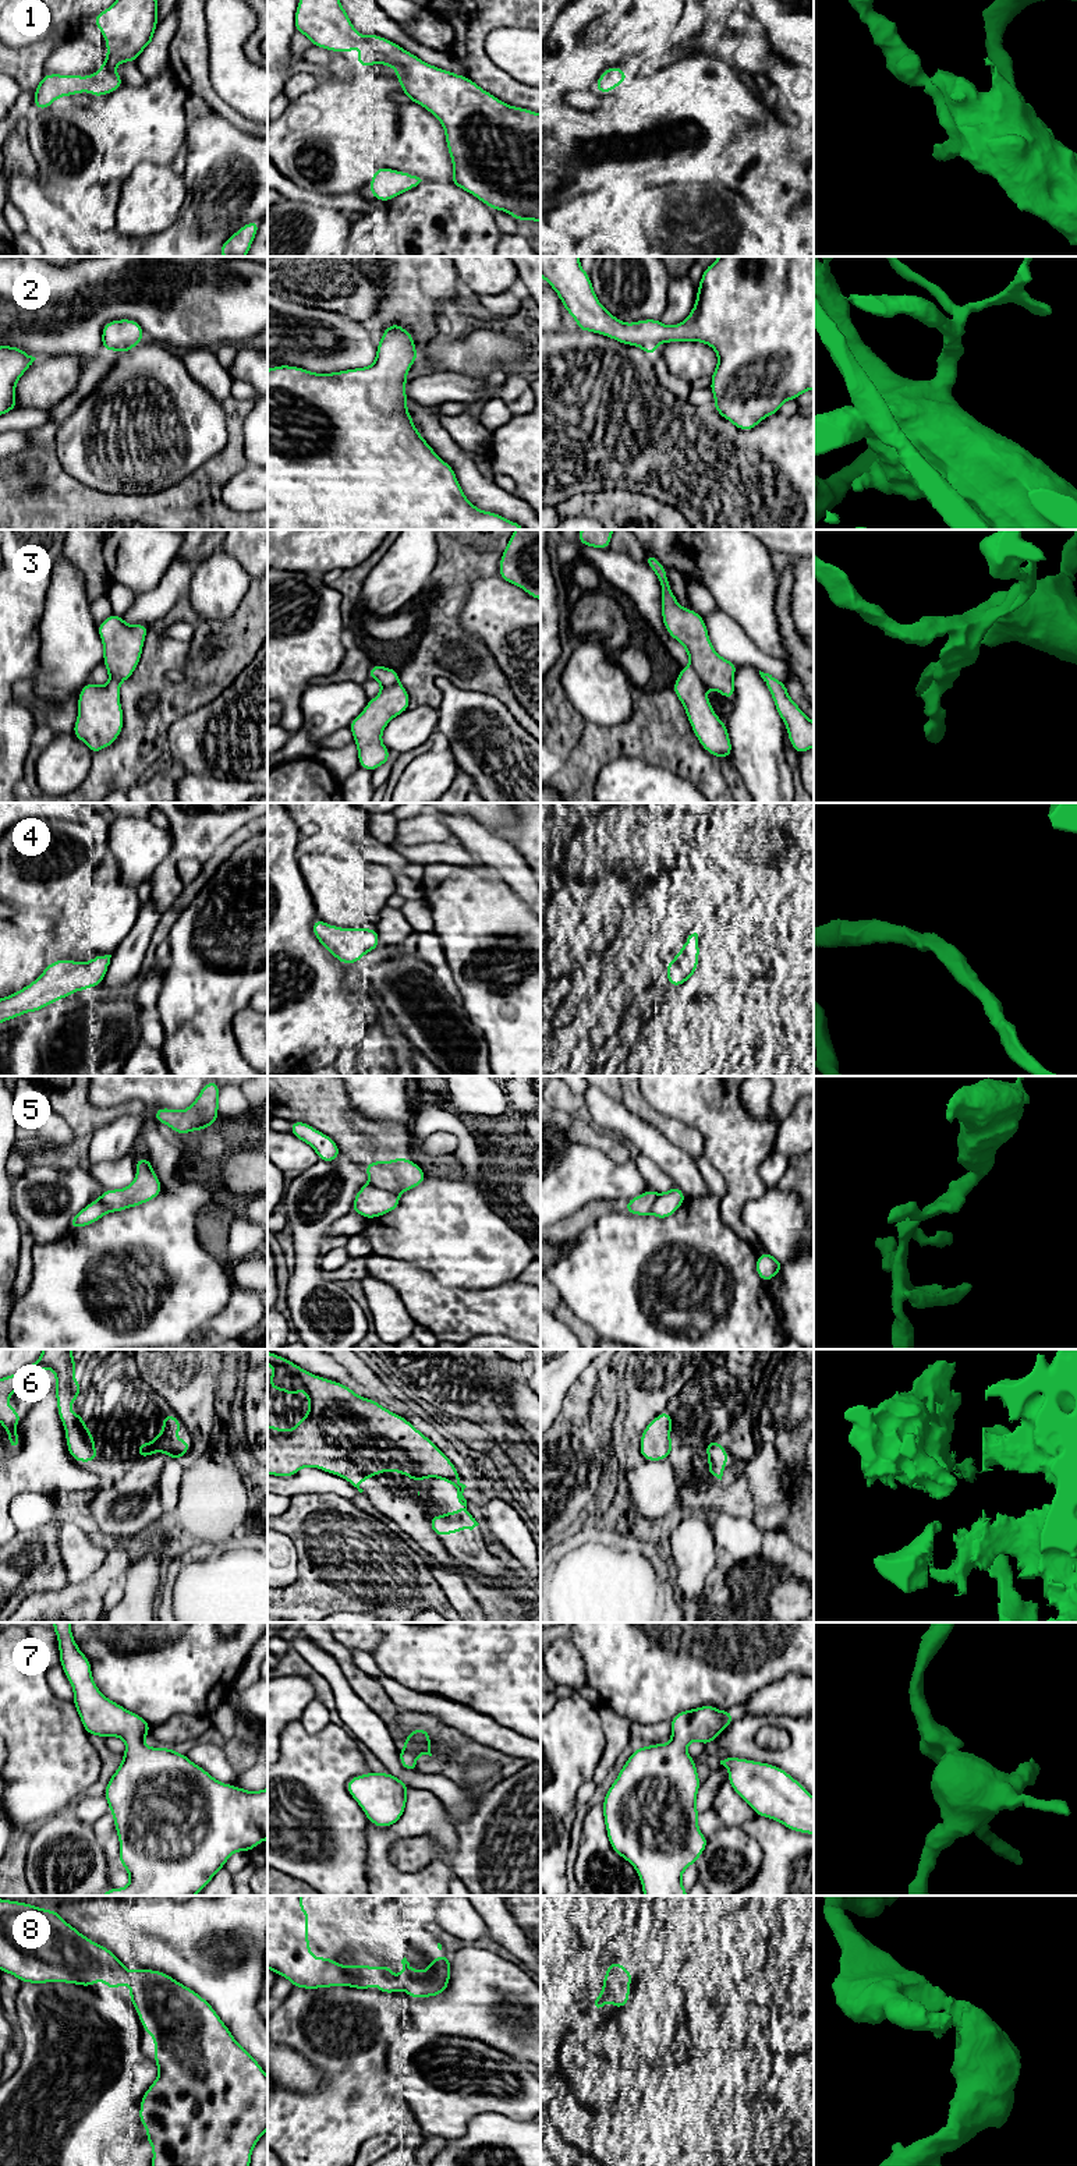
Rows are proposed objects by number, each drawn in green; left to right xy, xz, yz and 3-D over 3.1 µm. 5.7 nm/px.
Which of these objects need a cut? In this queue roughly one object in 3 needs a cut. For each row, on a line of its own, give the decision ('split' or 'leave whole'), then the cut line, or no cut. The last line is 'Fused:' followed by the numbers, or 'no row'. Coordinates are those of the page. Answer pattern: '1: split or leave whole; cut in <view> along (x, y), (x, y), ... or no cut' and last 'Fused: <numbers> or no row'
1: leave whole; no cut
2: leave whole; no cut
3: leave whole; no cut
4: leave whole; no cut
5: split; cut in xz along (369, 1182), (397, 1196)
6: split; cut in xz along (438, 1478), (450, 1478), (459, 1482)
7: leave whole; no cut
8: leave whole; no cut
Fused: 5, 6

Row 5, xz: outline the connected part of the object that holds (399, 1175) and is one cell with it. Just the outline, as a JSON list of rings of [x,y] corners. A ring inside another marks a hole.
[[[405,1157],[392,1161],[378,1160],[364,1165],[369,1183],[380,1190],[400,1195],[424,1183],[426,1174],[415,1162]]]

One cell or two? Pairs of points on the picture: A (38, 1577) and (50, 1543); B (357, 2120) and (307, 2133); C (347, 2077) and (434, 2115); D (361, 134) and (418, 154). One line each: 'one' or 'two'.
A: one
B: one
C: two
D: two

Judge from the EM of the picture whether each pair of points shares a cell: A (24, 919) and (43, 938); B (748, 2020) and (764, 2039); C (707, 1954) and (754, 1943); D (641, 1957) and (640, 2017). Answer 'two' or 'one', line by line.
A: one
B: two
C: one
D: two

